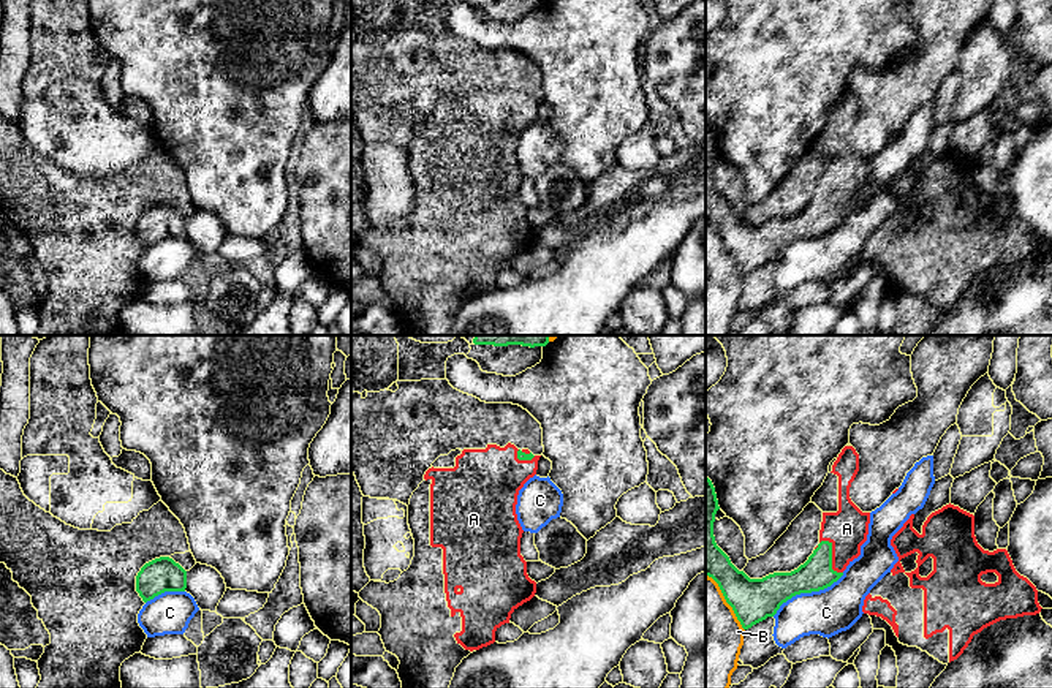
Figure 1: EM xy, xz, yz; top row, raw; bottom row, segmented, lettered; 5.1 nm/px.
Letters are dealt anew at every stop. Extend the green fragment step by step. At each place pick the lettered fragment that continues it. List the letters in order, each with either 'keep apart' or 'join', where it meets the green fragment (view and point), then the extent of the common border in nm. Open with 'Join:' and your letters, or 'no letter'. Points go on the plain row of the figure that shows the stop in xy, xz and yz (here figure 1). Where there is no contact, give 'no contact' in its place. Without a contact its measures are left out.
Join: A
A: join | yz (831, 203) | 200 nm
B: keep apart | yz (726, 247) | 340 nm
C: keep apart | yz (807, 238) | 420 nm

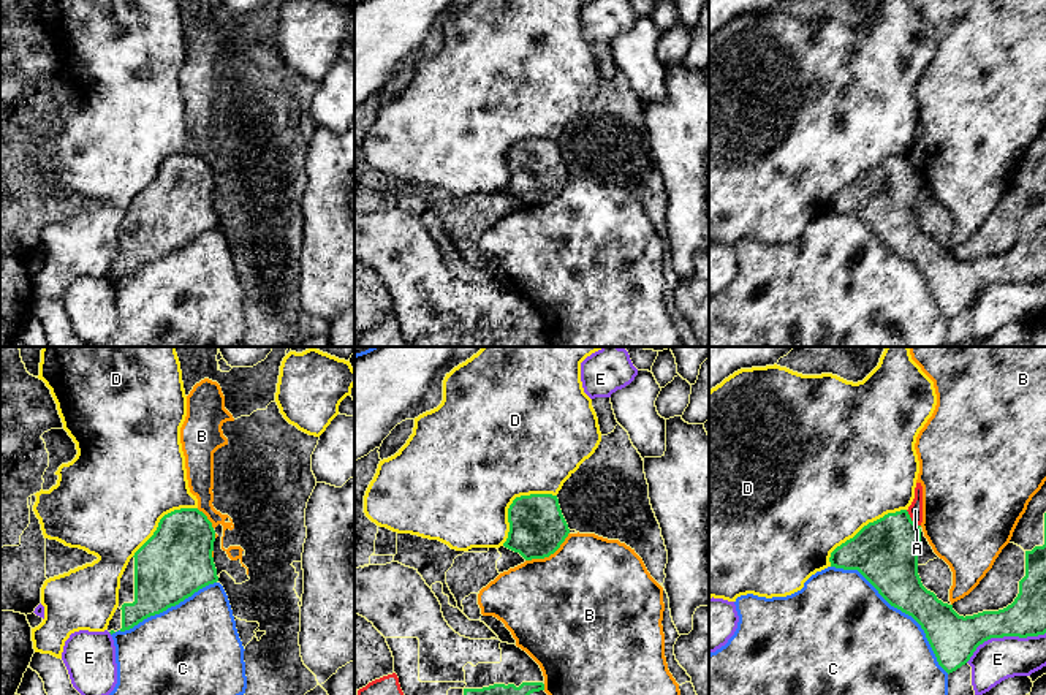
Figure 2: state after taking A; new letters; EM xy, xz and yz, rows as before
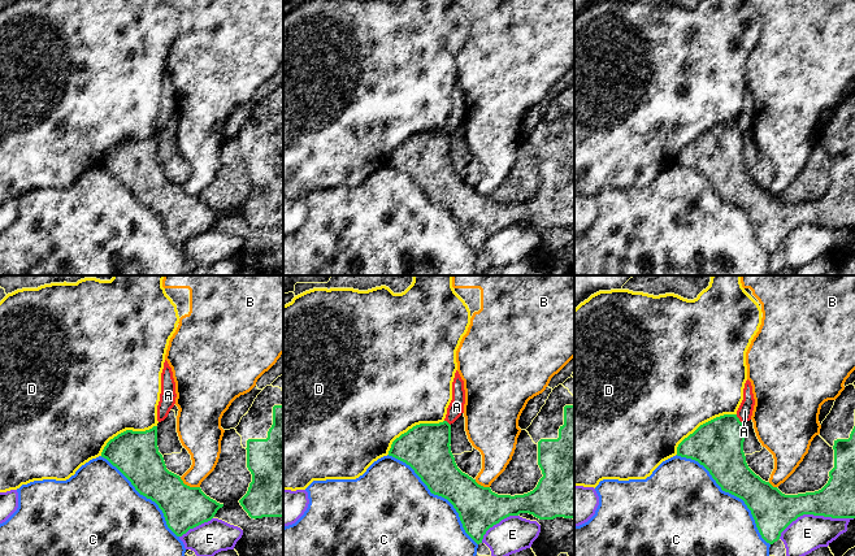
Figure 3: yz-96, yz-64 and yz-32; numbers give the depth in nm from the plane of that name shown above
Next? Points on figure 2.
Join: no letter
A: keep apart | yz (910, 165) | 120 nm
B: keep apart | xz (549, 200) | 260 nm
C: keep apart | yz (899, 254) | 800 nm
D: keep apart | xz (513, 148) | 380 nm
E: keep apart | yz (1004, 281) | 440 nm

